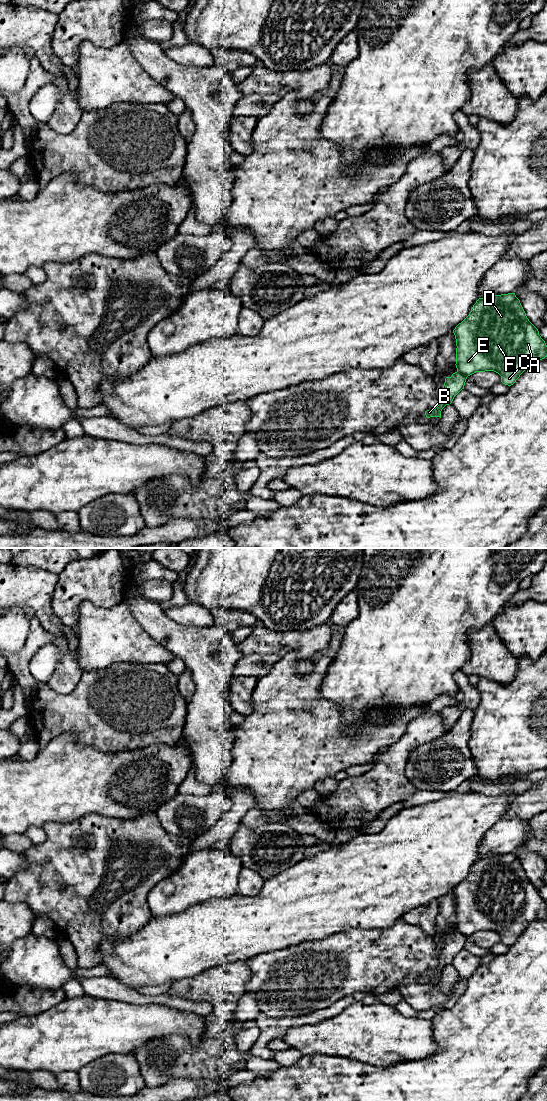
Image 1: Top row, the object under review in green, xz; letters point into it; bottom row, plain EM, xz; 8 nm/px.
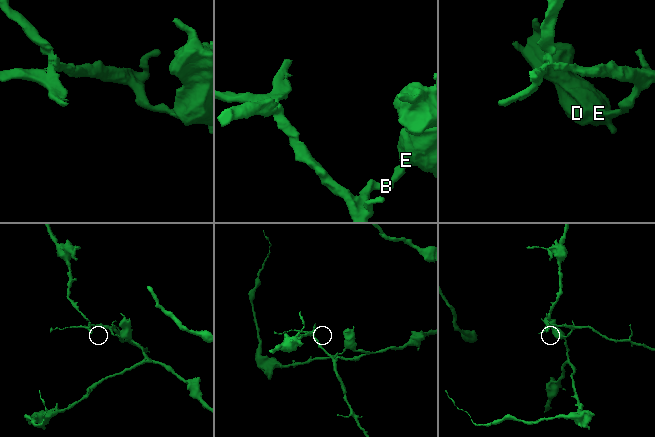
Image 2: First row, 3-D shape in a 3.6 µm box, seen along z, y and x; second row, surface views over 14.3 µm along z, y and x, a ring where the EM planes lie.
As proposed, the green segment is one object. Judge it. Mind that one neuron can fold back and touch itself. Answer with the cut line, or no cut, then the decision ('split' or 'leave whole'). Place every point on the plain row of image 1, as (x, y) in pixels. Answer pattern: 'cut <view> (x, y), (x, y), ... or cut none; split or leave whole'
cut xz (457, 930), (466, 937); split

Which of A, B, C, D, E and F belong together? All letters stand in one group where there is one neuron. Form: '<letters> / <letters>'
A C D E F / B

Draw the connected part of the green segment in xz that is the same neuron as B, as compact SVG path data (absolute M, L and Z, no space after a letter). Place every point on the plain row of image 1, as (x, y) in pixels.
M455 932L451 937L445 938L445 943L439 955L439 963L435 969L430 969L425 972L427 978L440 977L441 971L446 966L452 963L454 957L464 949L467 937L460 932Z

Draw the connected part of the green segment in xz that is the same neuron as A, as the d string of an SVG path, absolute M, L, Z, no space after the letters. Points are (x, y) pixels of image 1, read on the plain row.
M515 853L492 855L479 858L469 875L453 890L456 899L456 928L466 937L485 931L494 931L501 936L501 942L511 946L533 921L547 917L547 905L538 889L529 881Z

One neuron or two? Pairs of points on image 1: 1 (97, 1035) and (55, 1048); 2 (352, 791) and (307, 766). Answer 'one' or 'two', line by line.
1: one
2: two

